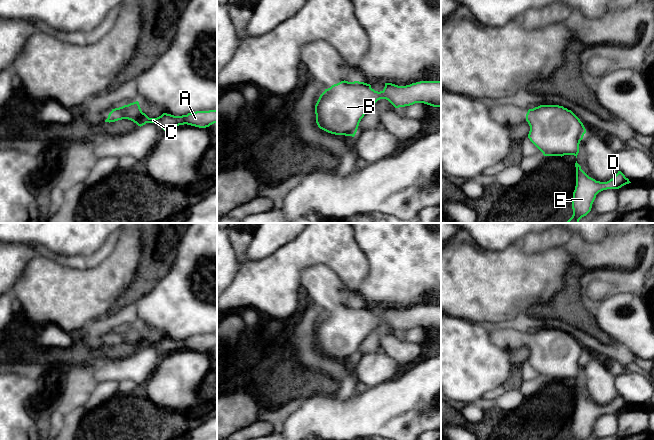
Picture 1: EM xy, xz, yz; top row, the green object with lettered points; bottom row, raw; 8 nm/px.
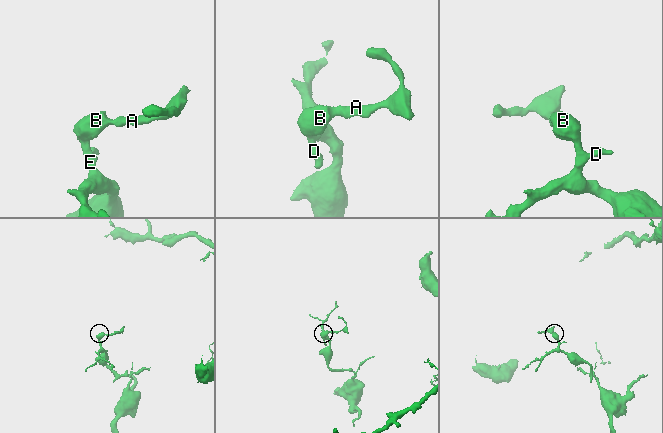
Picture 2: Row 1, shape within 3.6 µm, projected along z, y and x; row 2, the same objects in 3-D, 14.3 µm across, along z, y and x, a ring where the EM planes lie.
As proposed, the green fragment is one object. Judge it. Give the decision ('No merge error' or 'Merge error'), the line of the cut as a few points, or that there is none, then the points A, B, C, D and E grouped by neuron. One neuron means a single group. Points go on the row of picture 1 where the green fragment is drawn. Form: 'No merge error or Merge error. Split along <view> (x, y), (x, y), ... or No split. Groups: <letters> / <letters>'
No merge error. No split. Groups: A B C D E

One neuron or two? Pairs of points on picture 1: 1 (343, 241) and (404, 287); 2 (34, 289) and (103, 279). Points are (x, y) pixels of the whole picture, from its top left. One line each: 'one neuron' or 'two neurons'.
1: two neurons
2: one neuron

